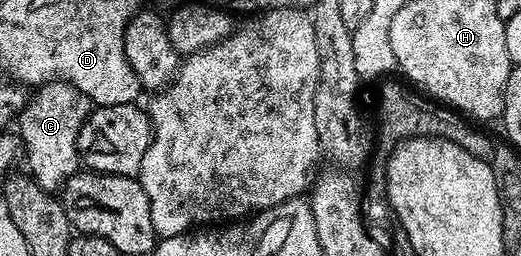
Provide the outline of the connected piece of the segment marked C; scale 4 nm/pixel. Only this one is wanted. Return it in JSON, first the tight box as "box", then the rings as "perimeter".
{"box":[17,81,93,194],"perimeter":[[[49,81],[38,86],[30,94],[27,104],[19,112],[17,132],[21,142],[21,149],[25,154],[25,161],[27,157],[28,167],[31,168],[28,169],[30,176],[35,178],[35,181],[46,193],[58,194],[62,190],[63,184],[74,173],[80,172],[81,158],[79,156],[79,148],[77,147],[77,135],[81,131],[85,119],[91,114],[92,108],[93,106],[89,98],[81,91],[77,91],[77,87],[73,87],[68,81]]]}

